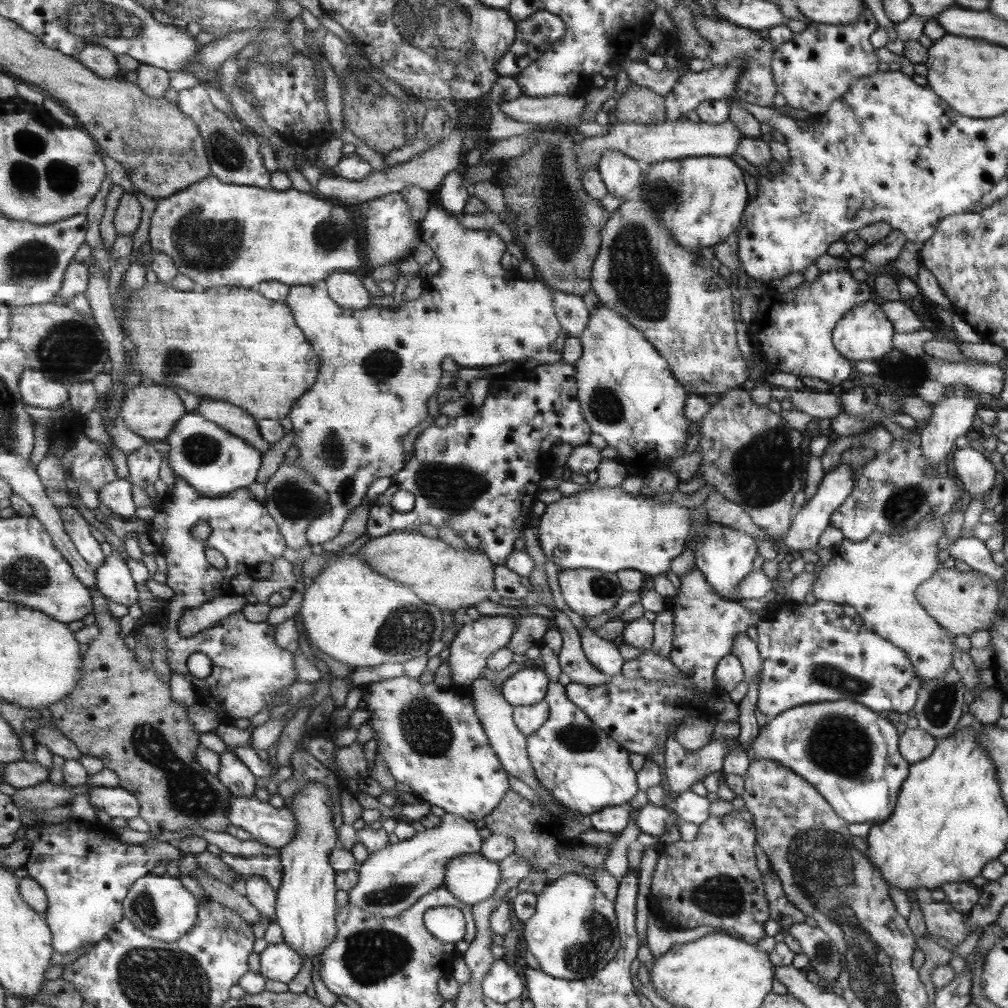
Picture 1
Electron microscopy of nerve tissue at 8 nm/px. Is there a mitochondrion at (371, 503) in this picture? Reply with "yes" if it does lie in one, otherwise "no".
no

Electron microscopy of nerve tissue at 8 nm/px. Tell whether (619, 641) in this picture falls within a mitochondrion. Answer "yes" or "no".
no

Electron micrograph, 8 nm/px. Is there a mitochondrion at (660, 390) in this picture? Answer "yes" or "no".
no

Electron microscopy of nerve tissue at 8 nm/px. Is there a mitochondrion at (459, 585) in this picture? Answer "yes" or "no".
no

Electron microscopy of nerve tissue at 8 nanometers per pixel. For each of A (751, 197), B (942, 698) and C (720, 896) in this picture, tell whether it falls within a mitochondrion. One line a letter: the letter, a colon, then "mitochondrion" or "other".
A: other
B: mitochondrion
C: mitochondrion

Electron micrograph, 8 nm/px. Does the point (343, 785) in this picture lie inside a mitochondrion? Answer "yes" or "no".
no

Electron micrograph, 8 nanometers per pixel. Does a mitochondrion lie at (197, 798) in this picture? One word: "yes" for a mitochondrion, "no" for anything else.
yes

